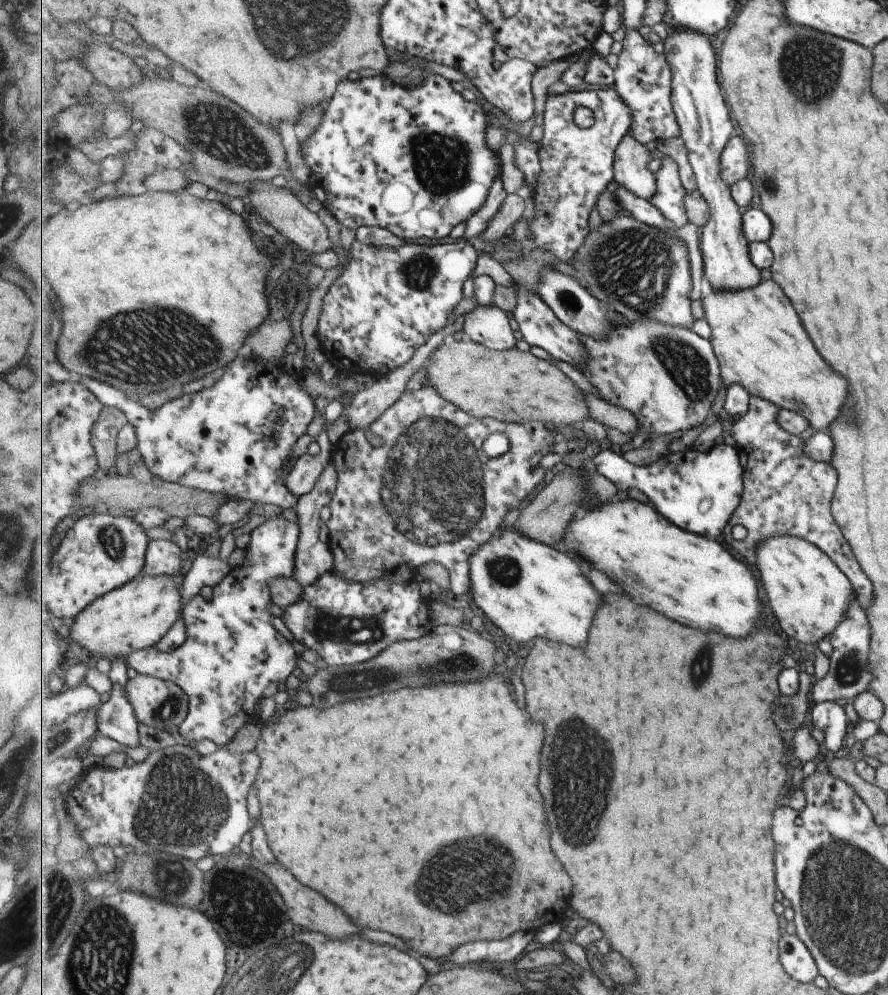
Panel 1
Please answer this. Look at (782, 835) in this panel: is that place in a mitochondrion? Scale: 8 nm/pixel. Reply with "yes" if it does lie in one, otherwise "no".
no

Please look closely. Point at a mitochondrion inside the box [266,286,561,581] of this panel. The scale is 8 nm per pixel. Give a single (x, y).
(431, 489)

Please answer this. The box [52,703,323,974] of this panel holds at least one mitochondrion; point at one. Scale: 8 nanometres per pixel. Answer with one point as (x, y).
(183, 808)

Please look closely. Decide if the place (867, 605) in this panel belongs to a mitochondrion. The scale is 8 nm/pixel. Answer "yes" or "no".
no

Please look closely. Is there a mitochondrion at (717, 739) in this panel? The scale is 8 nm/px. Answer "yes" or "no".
no

